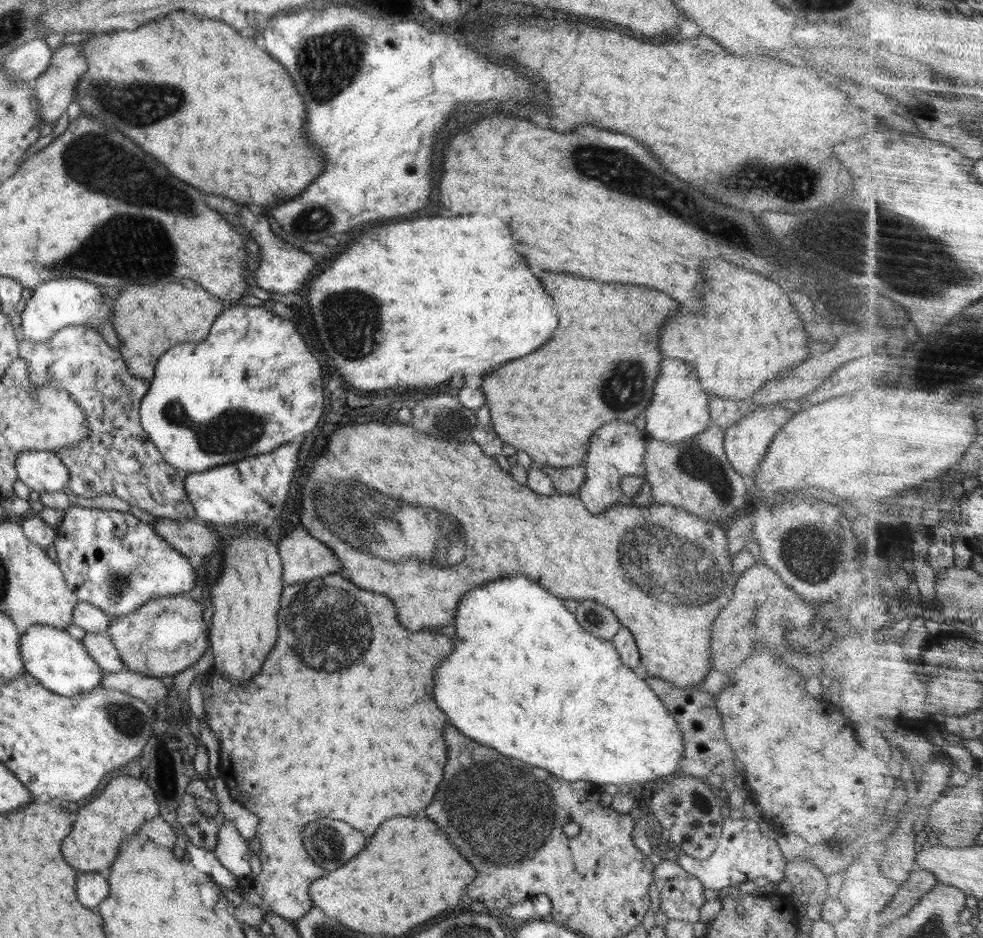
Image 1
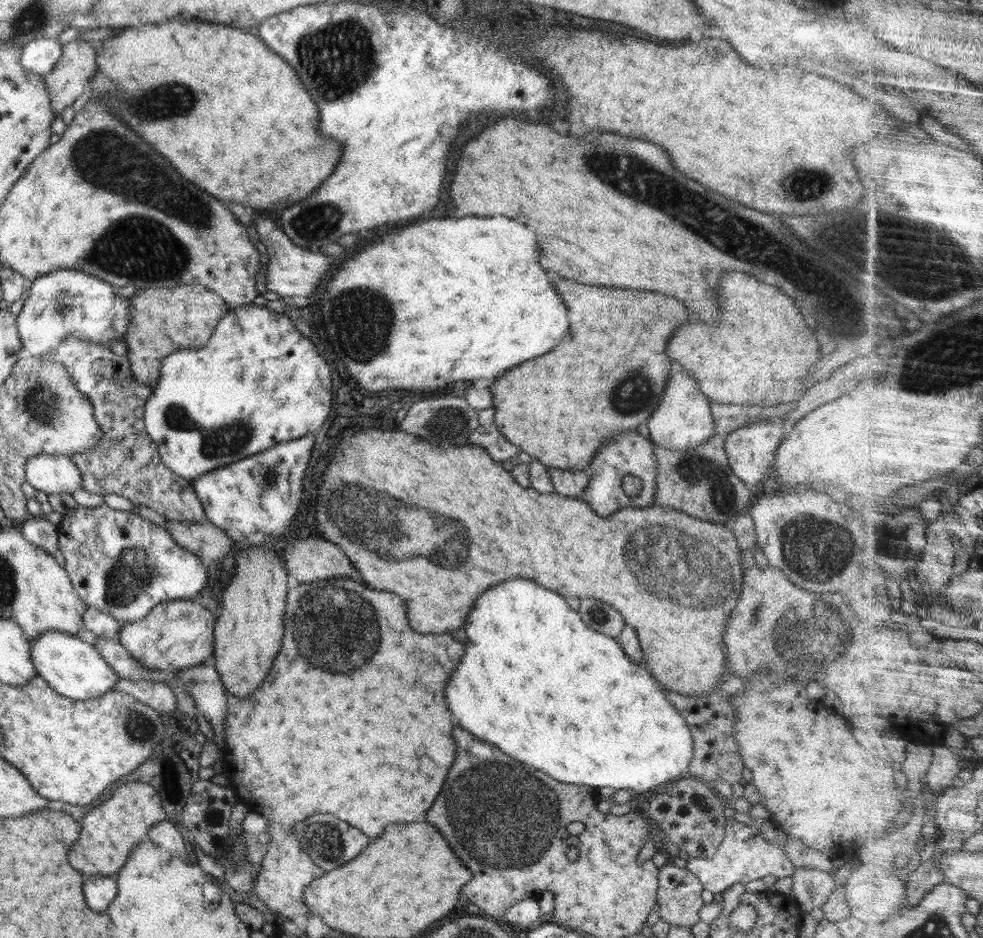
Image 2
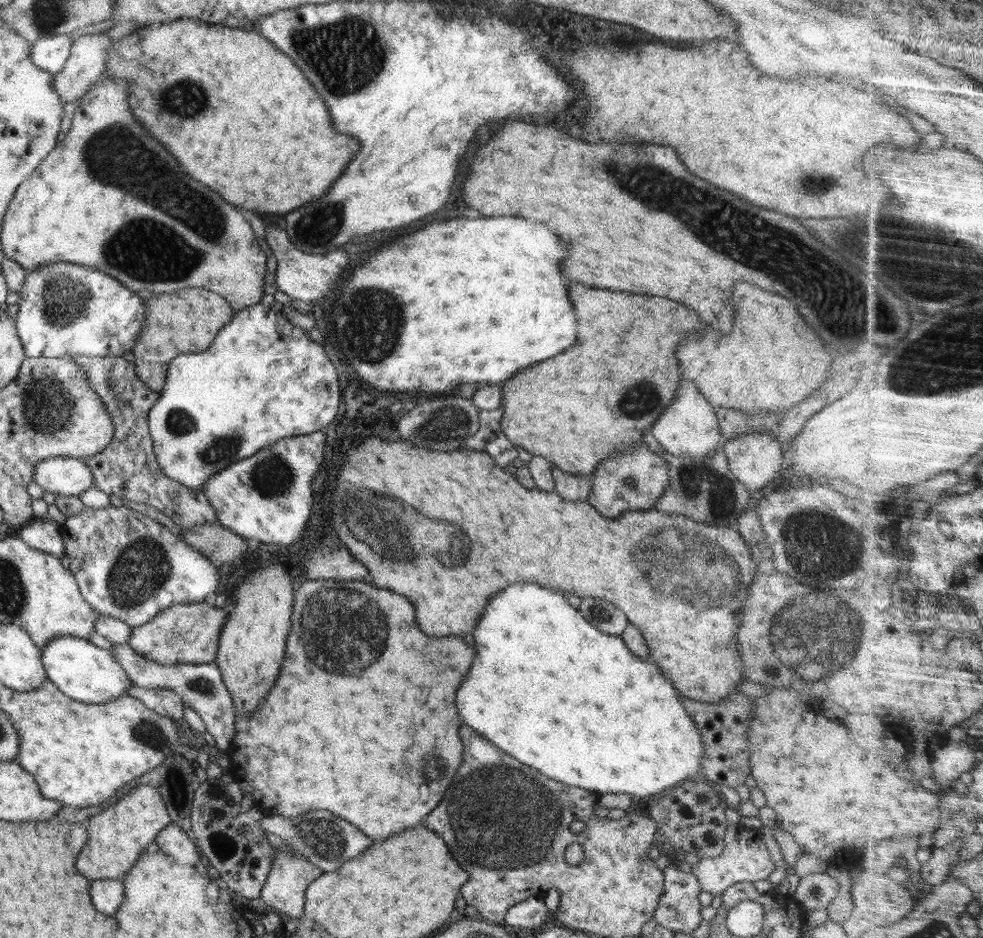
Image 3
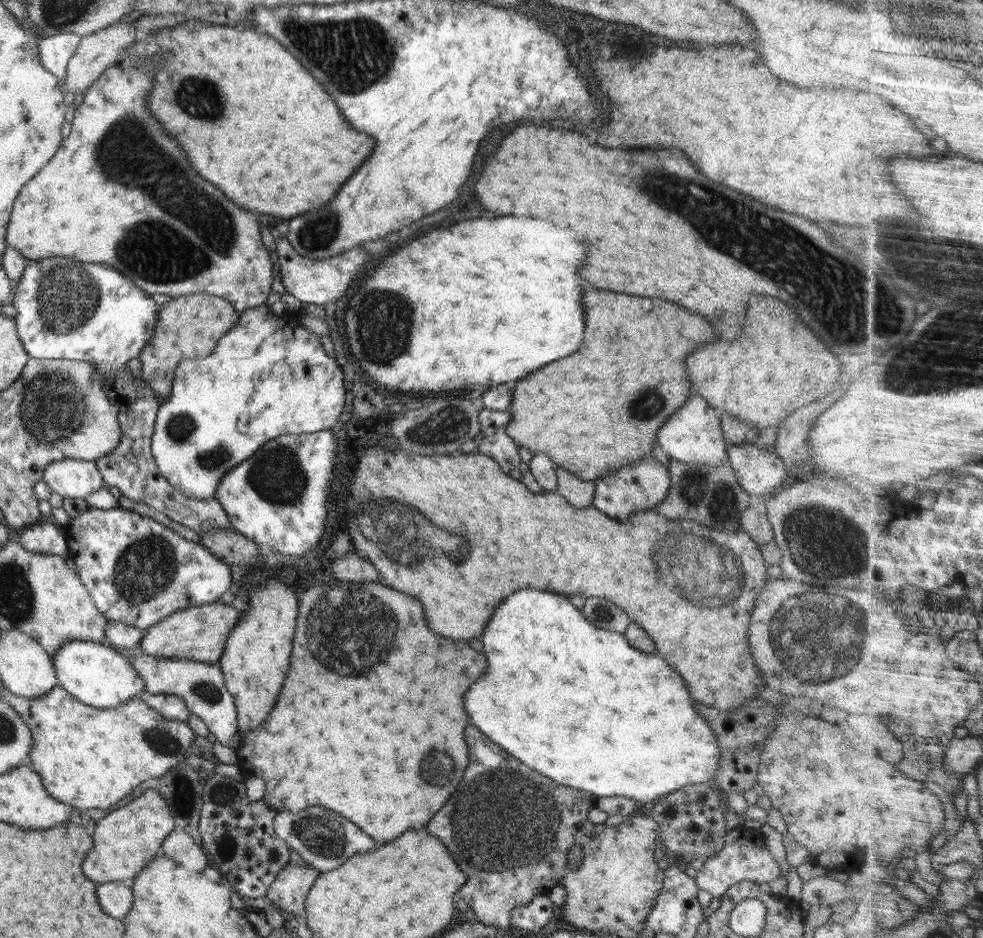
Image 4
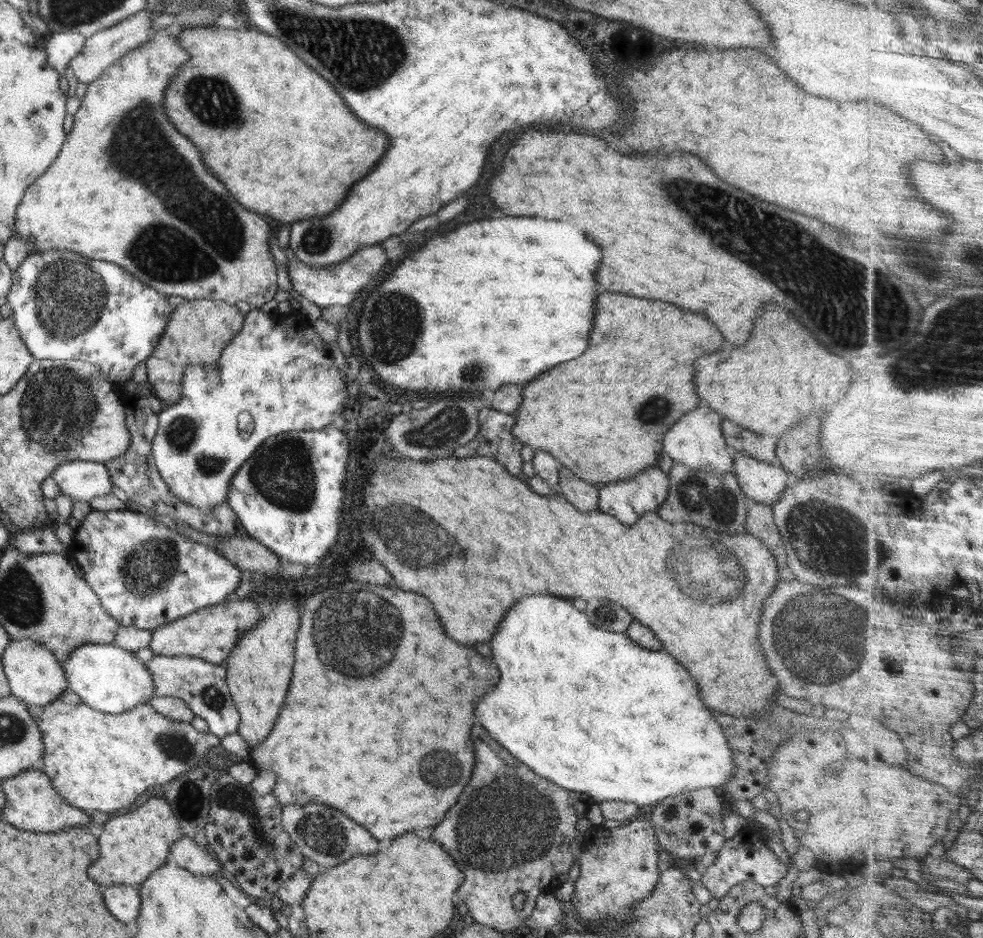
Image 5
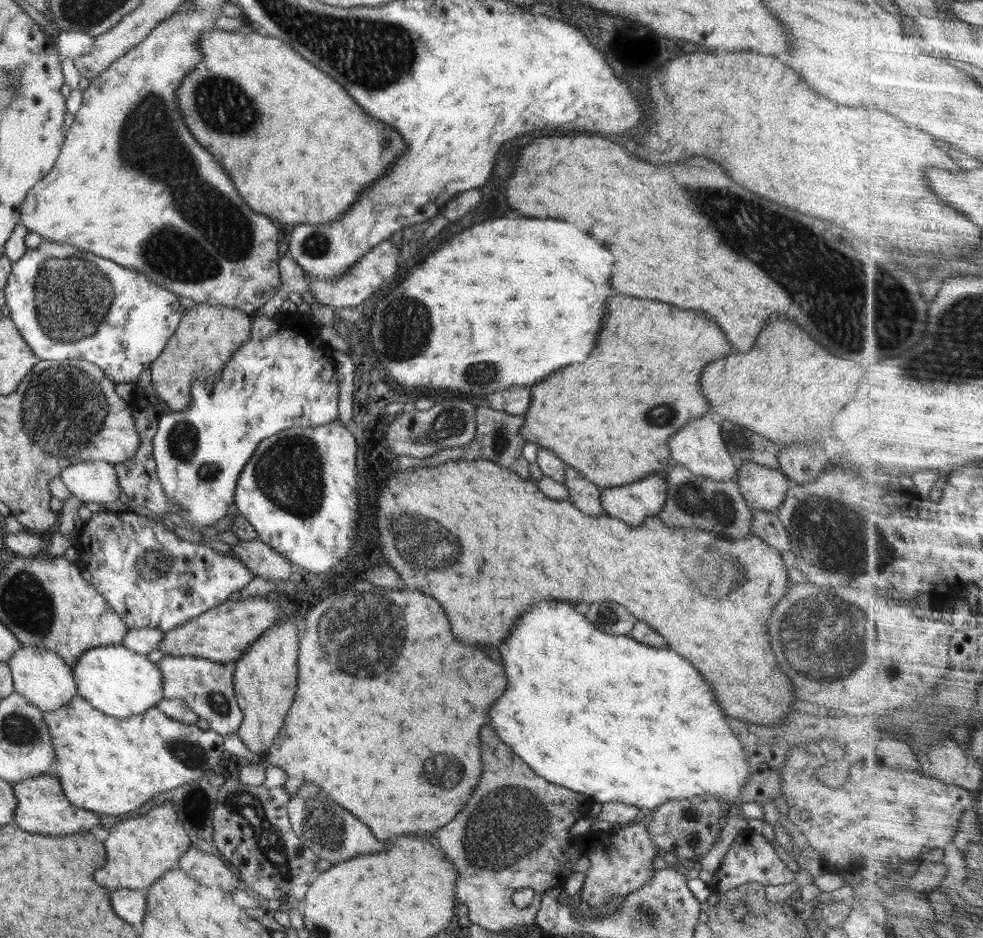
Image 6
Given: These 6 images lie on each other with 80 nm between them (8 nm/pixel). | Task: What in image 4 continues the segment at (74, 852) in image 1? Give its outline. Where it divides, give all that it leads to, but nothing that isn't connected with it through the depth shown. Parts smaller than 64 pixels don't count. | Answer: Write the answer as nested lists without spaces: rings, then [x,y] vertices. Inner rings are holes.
[[[146,790],[132,802],[112,810],[104,818],[95,822],[93,844],[86,860],[82,862],[82,872],[92,882],[114,882],[133,878],[160,852],[162,841],[169,832],[176,829],[175,820],[162,796],[156,790]]]

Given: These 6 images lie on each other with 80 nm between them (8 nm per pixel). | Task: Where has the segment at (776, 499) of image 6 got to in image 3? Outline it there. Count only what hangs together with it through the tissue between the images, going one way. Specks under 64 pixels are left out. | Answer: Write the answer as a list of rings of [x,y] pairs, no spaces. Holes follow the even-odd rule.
[[[754,431],[743,435],[736,435],[734,438],[725,441],[723,451],[727,456],[732,474],[749,490],[762,490],[768,482],[781,479],[778,472],[782,468],[783,450],[777,435],[770,431],[763,433]]]

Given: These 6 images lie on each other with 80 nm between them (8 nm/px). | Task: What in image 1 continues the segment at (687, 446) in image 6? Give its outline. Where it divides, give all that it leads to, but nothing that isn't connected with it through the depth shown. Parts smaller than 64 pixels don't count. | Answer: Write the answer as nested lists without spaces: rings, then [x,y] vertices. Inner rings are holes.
[[[664,357],[653,386],[651,403],[644,413],[645,430],[651,437],[665,443],[690,441],[693,436],[712,425],[707,392],[701,387],[695,368],[685,360]]]

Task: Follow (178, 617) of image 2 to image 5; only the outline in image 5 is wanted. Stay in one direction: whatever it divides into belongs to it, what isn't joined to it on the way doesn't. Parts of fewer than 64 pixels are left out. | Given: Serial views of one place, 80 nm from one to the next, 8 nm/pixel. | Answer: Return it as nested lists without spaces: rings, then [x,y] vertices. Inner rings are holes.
[[[240,599],[237,602],[222,601],[210,607],[204,607],[187,614],[171,623],[163,624],[152,631],[149,649],[155,655],[190,656],[200,658],[211,664],[222,665],[227,660],[235,642],[247,630],[257,627],[262,612],[252,599]]]

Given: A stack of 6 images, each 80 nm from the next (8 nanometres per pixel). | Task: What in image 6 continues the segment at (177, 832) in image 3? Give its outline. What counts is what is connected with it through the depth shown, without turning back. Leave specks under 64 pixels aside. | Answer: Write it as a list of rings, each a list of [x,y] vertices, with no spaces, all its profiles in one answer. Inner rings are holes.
[[[192,845],[179,858],[179,867],[200,884],[220,887],[230,894],[236,888],[244,889],[239,875],[214,851]]]

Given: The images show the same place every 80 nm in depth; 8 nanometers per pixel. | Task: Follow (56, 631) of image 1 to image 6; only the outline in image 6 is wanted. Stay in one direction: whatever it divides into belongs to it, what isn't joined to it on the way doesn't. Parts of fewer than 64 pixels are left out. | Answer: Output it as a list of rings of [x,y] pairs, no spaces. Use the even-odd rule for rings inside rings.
[[[124,645],[89,648],[72,667],[77,694],[96,710],[116,718],[128,718],[155,707],[163,698],[162,673],[148,656],[128,650]]]

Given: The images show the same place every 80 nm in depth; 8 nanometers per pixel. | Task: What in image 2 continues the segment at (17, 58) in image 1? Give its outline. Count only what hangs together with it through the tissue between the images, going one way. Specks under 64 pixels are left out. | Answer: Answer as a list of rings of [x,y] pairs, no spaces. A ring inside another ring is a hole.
[[[57,38],[31,40],[22,48],[20,63],[34,75],[46,75],[54,70],[64,54],[64,45]]]

